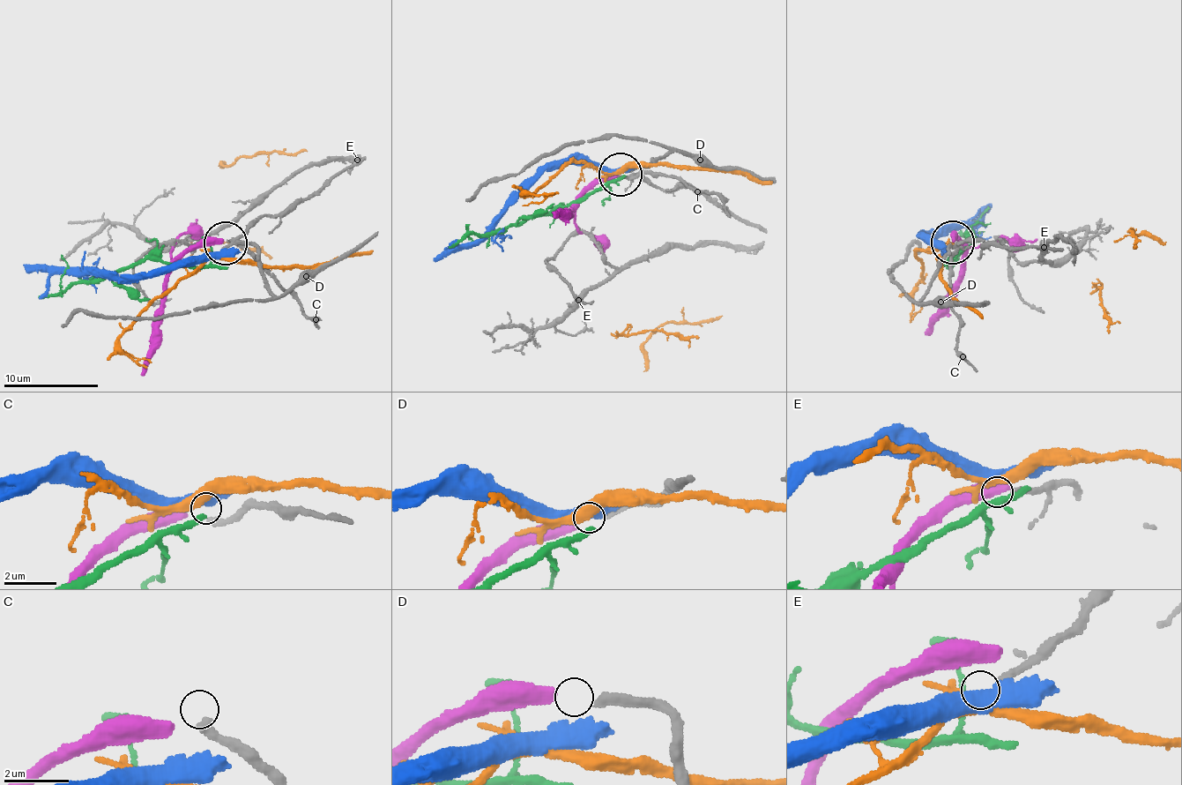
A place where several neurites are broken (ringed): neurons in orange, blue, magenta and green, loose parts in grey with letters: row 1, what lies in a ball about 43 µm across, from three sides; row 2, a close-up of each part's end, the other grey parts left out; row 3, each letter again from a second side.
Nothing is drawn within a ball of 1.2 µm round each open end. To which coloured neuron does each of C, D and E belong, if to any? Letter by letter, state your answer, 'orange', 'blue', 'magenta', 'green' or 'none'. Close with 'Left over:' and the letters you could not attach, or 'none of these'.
C: none
D: none
E: none
Left over: C, D, E

